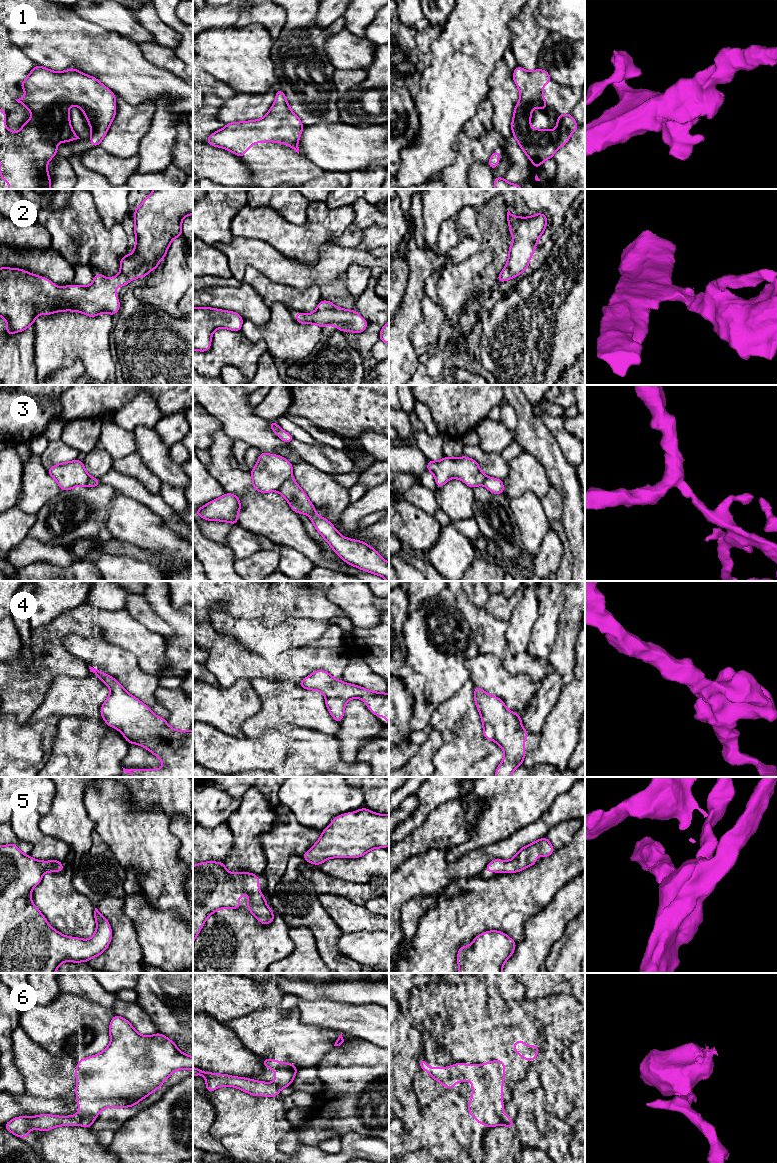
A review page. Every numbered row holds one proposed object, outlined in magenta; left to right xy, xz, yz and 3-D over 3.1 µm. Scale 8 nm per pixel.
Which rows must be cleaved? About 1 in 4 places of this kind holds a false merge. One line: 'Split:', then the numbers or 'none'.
Split: 3, 6

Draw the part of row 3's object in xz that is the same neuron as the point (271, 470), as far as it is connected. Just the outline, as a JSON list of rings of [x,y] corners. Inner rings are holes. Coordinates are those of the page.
[[[260,452],[257,464],[250,473],[256,491],[275,492],[284,481],[292,478],[293,465],[283,456]]]

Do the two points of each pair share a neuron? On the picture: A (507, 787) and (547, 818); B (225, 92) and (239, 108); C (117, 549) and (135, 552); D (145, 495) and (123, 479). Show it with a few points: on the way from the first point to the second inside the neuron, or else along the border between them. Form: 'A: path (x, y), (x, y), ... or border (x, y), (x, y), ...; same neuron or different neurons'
A: border (557, 796), (547, 810), (535, 820), (522, 827); different neurons
B: border (236, 93), (225, 99); different neurons
C: path (121, 549), (131, 550); same neuron
D: path (140, 492), (128, 484); same neuron

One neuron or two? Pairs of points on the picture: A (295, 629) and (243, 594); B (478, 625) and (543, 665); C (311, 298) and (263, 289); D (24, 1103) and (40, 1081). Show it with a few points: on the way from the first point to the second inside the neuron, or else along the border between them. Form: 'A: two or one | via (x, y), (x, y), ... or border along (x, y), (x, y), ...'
A: two | border along (307, 617), (290, 617), (271, 627), (261, 622)
B: one | via (493, 641), (515, 663), (527, 664)
C: one | via (299, 298), (292, 298), (286, 294), (275, 292)
D: two | border along (26, 1092), (38, 1097), (53, 1099)

